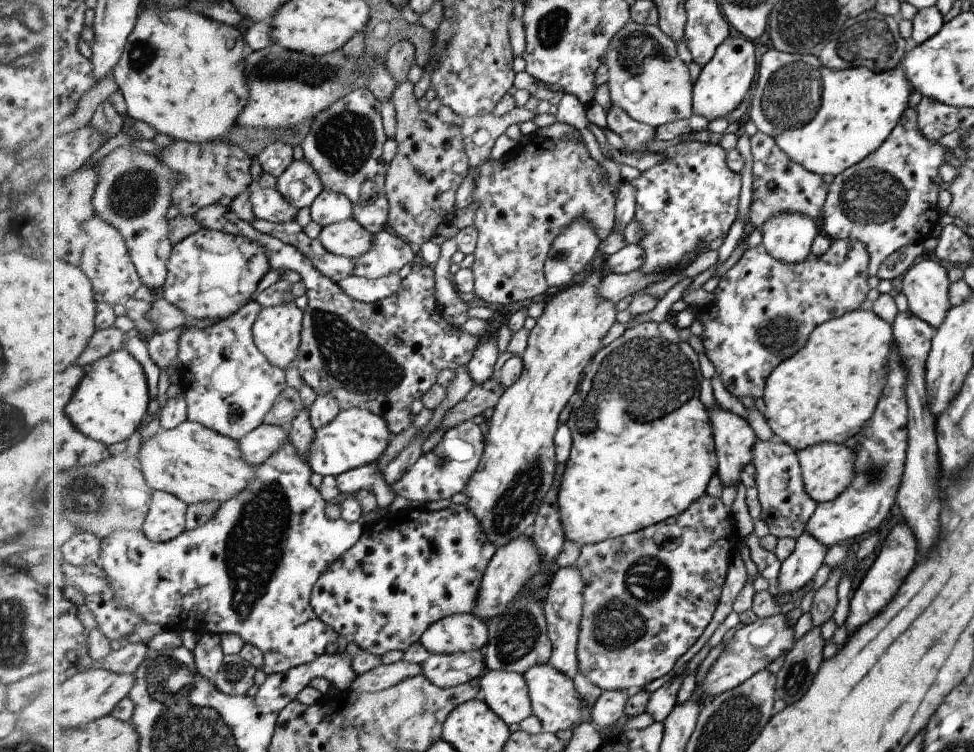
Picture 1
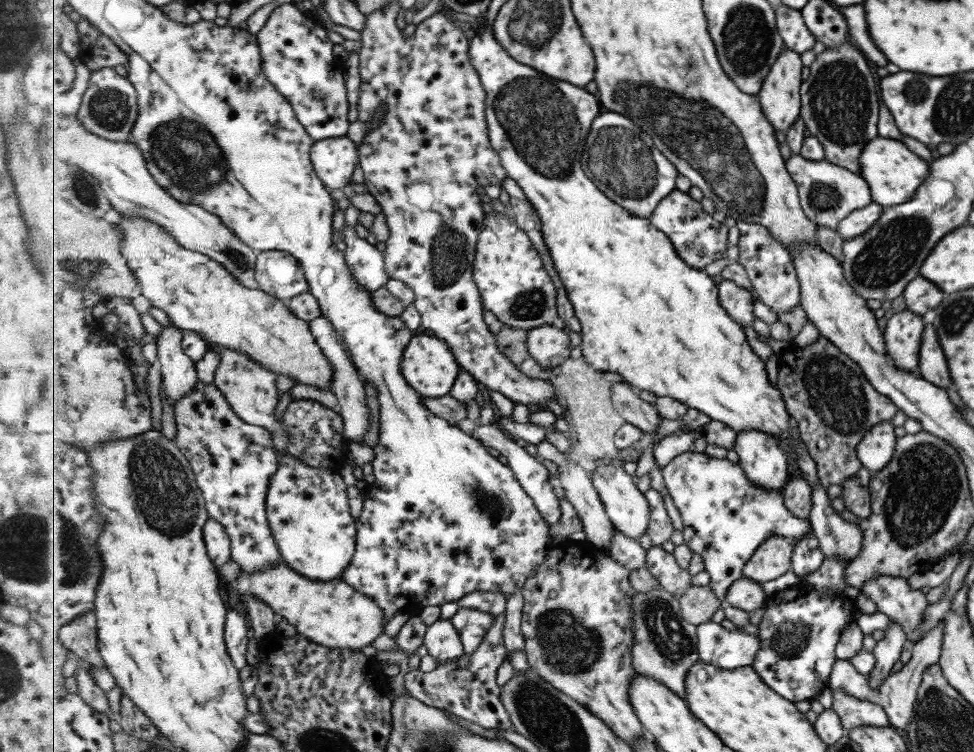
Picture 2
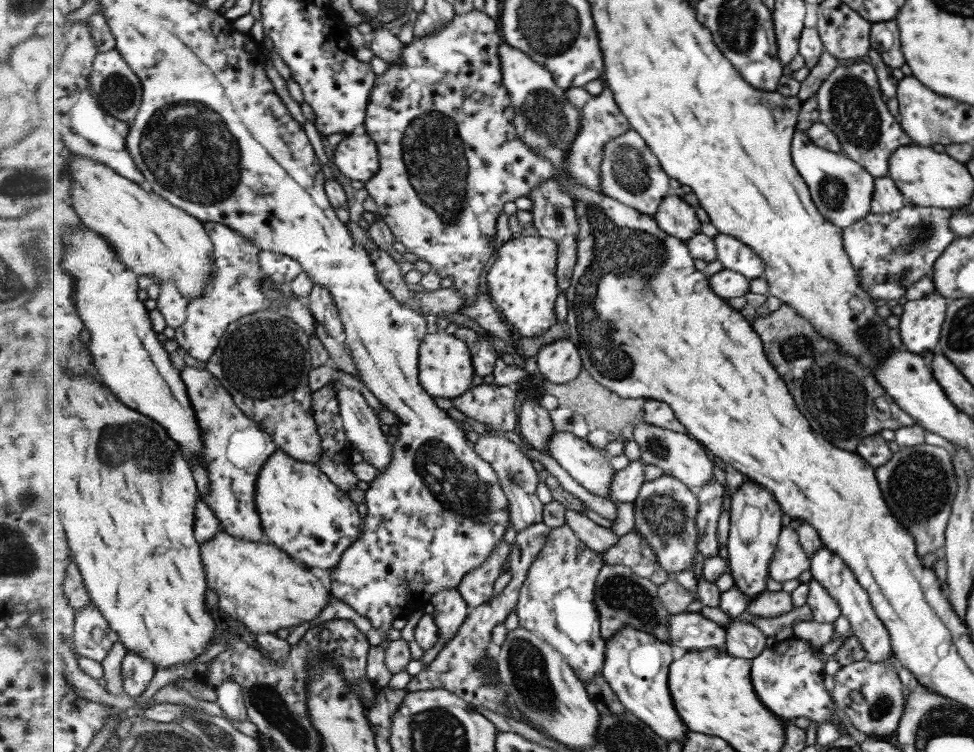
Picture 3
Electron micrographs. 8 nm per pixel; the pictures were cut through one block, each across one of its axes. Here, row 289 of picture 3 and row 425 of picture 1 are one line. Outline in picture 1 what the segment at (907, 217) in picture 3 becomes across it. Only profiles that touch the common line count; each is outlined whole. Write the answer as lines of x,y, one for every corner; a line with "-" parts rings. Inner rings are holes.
895,343
889,350
887,356
887,368
885,368
885,386
883,392
879,396
877,406
875,406
874,414
863,424
861,431
855,435
857,443
853,448
855,452
854,472
855,478
851,480
851,484
837,498
825,503
816,503
811,520
807,522
806,533
811,534
819,544
823,544
826,549
833,544
839,542
847,543
851,541
851,536
859,536
859,534
869,534
876,532
879,524
883,522
887,512
896,502
896,492
900,485
903,472
903,462
905,462
905,448
907,448
907,404
905,404
905,396
903,396
903,388
905,388
905,380
907,374
903,372
903,362
897,354

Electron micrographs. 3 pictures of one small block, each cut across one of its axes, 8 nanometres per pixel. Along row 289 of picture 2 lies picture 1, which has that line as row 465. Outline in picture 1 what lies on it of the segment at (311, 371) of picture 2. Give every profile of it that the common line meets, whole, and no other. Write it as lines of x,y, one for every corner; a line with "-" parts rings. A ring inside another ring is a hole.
189,420
179,424
173,430
162,429
152,438
147,438
141,444
137,460
139,461
140,469
145,475
147,484
153,490
170,492
181,500
186,501
188,505
211,502
211,500
222,503
235,498
237,494
241,494
251,484
251,480
255,480
257,470
261,468
261,464
259,466
247,464
237,440
225,436
215,429
207,428
203,424

